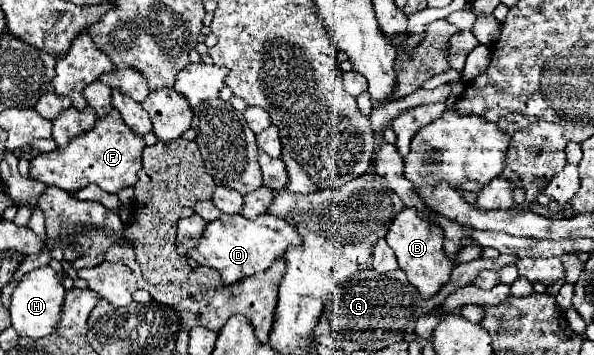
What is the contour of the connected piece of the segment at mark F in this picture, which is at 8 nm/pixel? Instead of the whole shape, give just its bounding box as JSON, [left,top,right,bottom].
[29,110,143,194]

